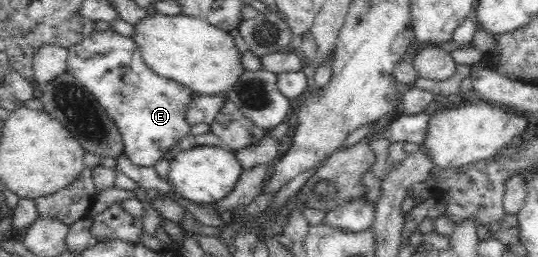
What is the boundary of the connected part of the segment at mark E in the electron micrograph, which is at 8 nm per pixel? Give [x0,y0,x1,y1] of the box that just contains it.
[67,29,194,167]

